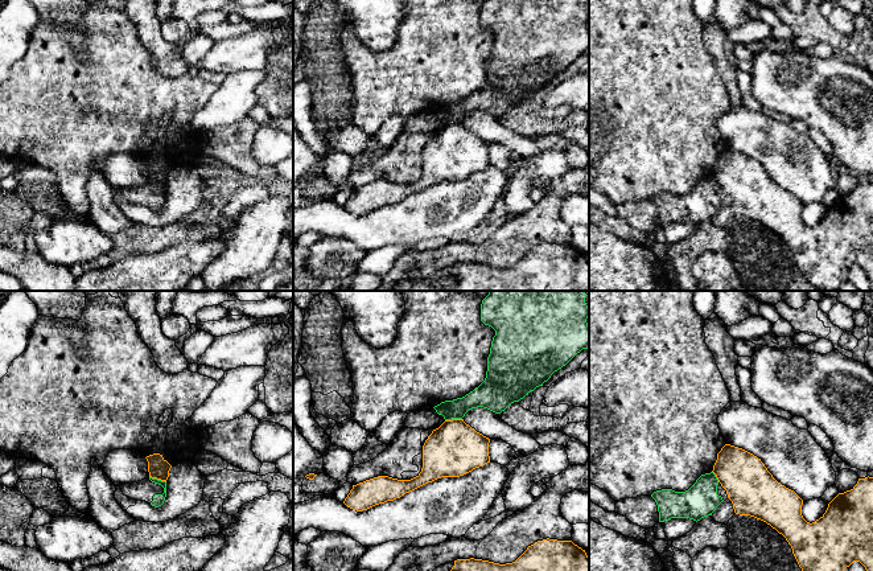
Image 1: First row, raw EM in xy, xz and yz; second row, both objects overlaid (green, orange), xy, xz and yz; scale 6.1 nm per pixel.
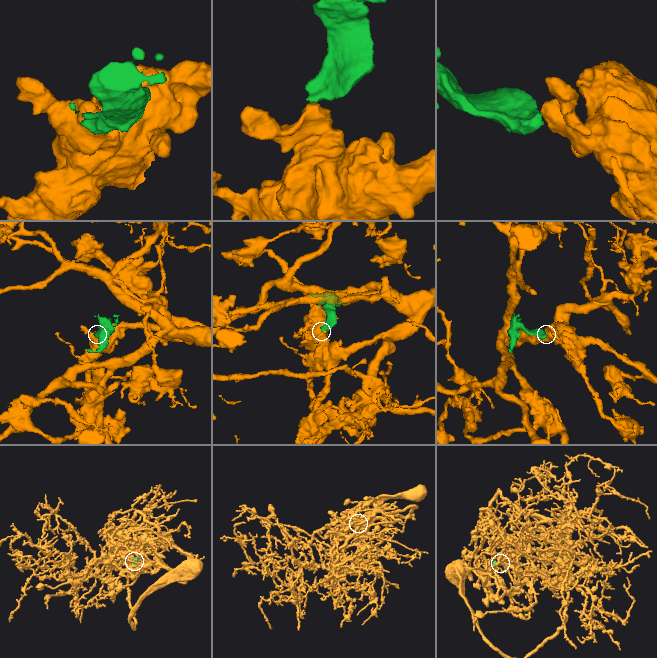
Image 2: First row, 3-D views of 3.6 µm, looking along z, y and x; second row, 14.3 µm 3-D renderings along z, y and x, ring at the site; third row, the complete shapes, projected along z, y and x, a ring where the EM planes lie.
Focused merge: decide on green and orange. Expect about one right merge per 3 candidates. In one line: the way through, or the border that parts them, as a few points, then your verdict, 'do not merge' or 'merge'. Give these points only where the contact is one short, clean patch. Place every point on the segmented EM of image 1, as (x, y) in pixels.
border along xy (149, 476), (165, 483); do not merge

